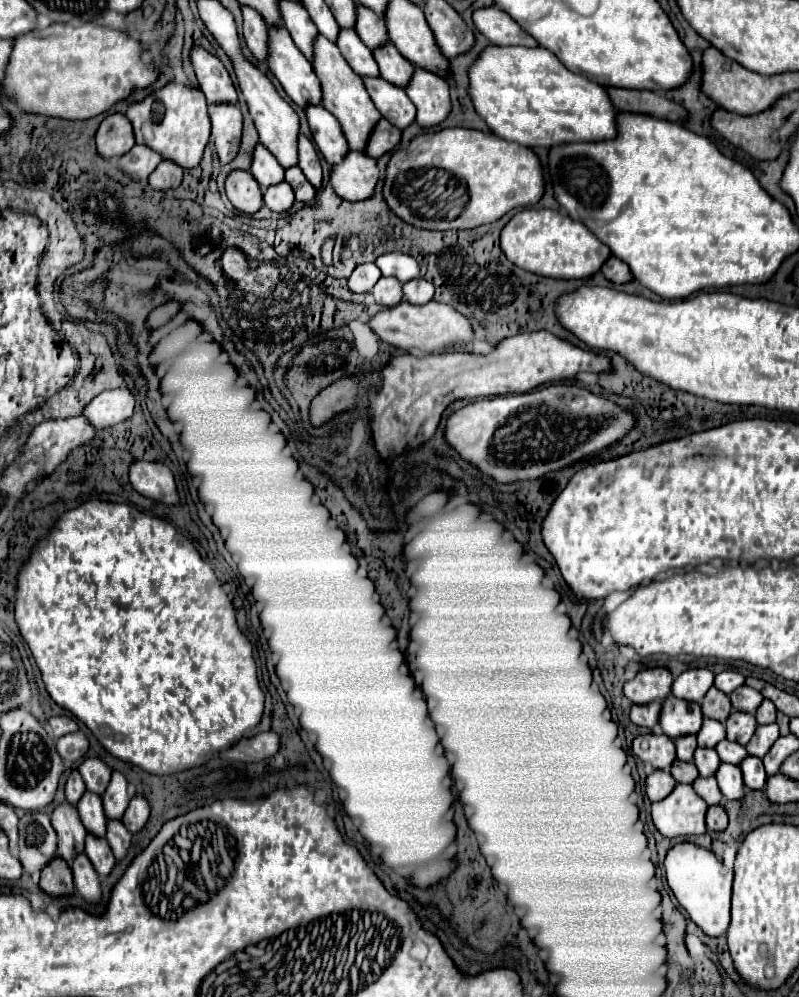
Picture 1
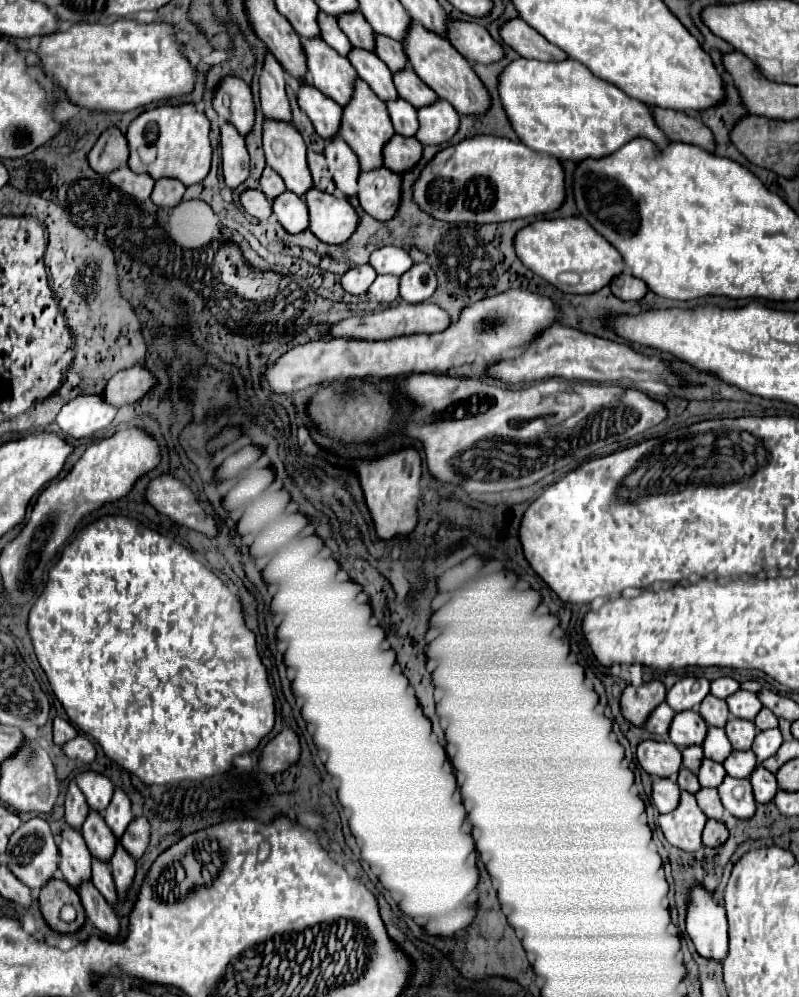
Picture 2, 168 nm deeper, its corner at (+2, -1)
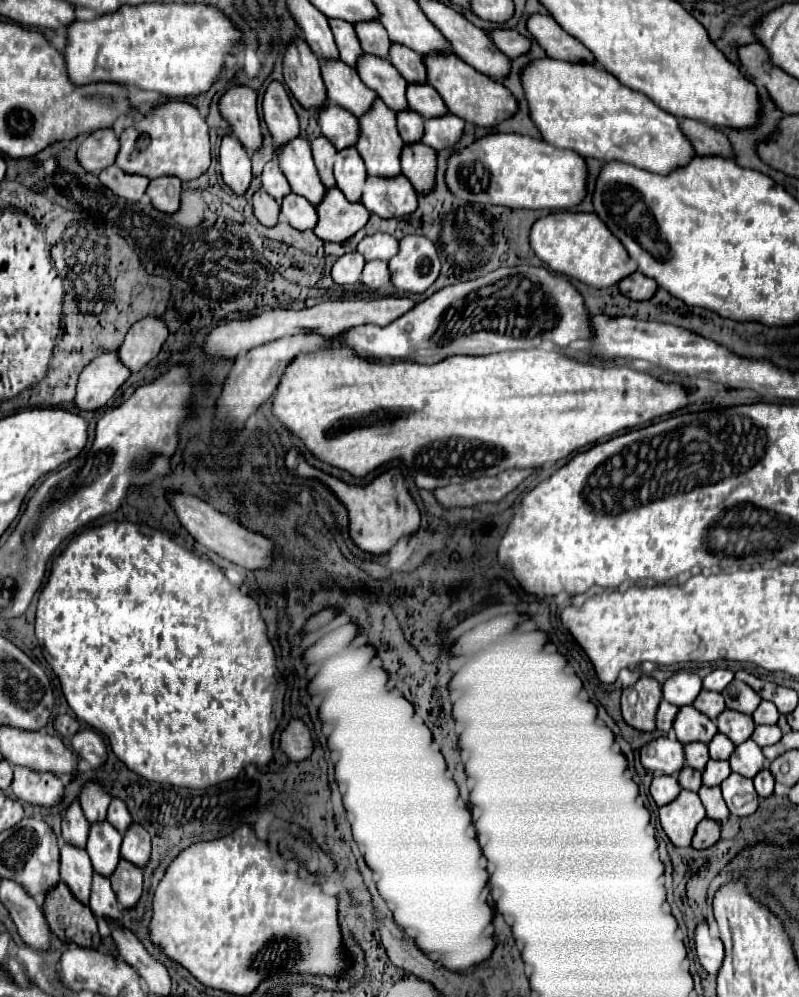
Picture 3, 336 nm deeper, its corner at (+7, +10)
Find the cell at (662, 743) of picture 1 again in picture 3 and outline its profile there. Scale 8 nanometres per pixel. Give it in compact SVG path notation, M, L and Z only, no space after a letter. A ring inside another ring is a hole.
M659 737L641 749L641 763L653 773L675 775L685 767L683 743L669 737Z

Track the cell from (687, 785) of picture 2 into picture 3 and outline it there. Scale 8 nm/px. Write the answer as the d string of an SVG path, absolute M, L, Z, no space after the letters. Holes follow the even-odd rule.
M687 765L679 771L677 779L679 779L679 785L681 785L683 789L689 789L689 791L699 791L699 787L703 785L701 773L697 773L695 769L689 769Z

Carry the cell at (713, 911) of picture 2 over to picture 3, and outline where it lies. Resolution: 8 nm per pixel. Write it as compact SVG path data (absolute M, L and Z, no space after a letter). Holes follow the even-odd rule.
M707 923L697 927L695 947L697 947L697 957L703 965L703 969L715 977L719 973L721 963L723 963L723 943L719 939L711 939Z

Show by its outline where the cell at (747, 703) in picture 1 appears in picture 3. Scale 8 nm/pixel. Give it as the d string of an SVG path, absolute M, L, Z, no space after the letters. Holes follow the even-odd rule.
M733 679L721 691L721 695L725 697L727 709L739 711L739 713L747 713L747 715L751 715L759 707L759 703L761 703L761 697L749 685L745 685L743 681L737 681L737 679Z

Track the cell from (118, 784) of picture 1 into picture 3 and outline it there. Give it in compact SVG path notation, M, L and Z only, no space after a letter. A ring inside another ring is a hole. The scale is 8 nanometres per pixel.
M113 799L111 805L109 805L109 813L107 813L107 821L119 831L119 833L125 833L131 825L131 815L125 807L125 803L121 799Z

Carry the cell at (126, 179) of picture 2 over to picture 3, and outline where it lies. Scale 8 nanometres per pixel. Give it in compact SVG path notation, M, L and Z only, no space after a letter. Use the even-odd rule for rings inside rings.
M111 165L99 173L99 181L115 195L127 201L139 201L149 185L149 179L141 175L127 175L117 165Z

